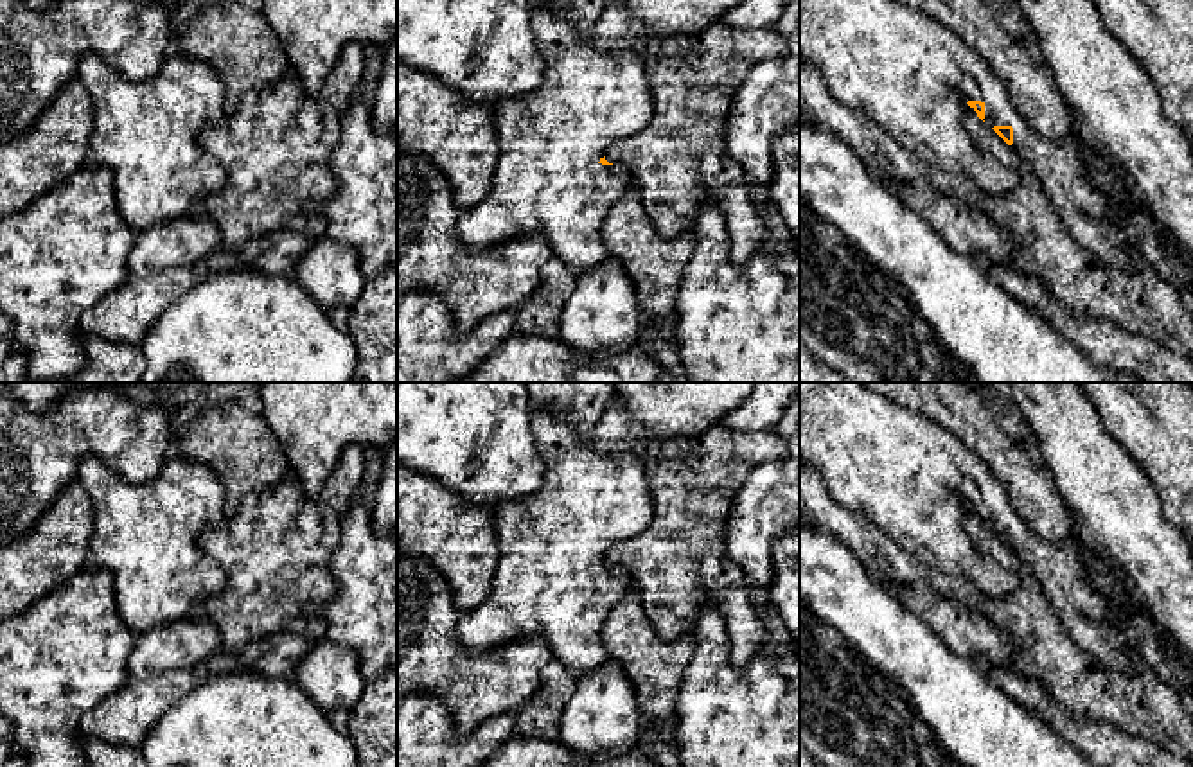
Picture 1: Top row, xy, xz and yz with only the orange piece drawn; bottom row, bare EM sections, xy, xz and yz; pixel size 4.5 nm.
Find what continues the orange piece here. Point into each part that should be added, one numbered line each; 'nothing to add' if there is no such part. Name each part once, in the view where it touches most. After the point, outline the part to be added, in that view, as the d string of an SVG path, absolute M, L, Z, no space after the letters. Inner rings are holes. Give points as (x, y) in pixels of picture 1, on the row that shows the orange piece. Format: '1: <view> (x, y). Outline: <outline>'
1: yz (911, 76). Outline: M800 0L800 56L821 72L841 104L864 115L923 162L968 178L990 196L1004 196L1017 185L1017 174L986 156L965 128L965 104L981 101L986 126L1013 128L1013 151L1038 176L1078 244L1101 262L1123 269L1132 266L1132 251L1137 250L1161 277L1179 286L1184 305L1193 311L1193 266L1177 255L1180 242L1155 221L1143 201L1114 205L1094 187L1080 131L1062 140L1037 133L1013 106L1006 84L940 22L897 0Z

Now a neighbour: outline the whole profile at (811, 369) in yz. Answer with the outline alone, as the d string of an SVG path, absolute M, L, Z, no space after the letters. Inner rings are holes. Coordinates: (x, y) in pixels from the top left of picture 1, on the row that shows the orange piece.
M800 341L800 383L848 383Z

